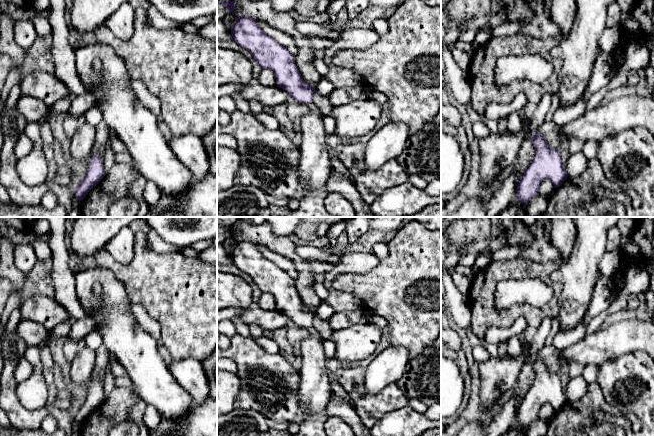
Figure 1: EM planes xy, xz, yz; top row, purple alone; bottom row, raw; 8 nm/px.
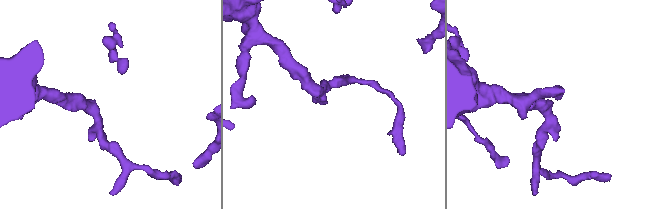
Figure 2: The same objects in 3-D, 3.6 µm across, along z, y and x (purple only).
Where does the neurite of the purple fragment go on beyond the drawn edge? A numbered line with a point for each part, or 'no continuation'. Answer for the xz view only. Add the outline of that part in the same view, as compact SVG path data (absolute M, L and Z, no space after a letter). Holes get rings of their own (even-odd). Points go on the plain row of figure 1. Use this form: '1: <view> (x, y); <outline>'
1: xz (311, 330); M314 327L308 328L308 333L318 338L322 344L324 343L325 340L322 338L321 334Z

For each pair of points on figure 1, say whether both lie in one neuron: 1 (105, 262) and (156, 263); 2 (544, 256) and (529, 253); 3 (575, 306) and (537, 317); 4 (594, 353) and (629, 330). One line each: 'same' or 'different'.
1: same
2: same
3: different
4: same

